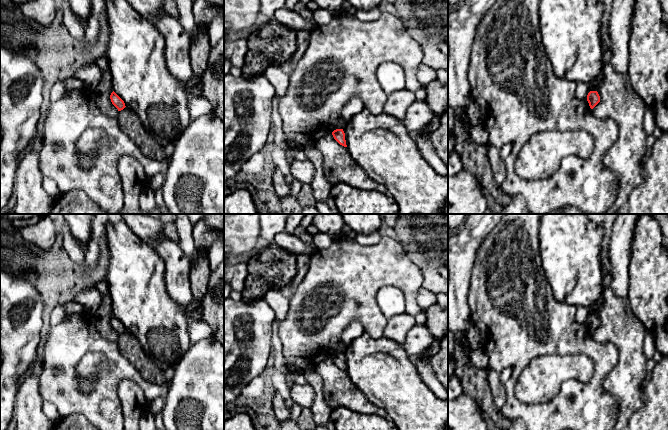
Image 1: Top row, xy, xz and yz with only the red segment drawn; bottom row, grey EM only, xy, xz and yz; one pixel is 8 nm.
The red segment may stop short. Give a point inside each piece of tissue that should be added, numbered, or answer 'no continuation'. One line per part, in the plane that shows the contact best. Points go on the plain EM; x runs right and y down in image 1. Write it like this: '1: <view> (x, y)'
no continuation

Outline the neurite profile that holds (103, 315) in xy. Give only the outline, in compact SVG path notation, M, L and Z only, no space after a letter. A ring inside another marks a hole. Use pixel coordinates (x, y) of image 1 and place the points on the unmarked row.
M109 294L104 295L101 305L94 314L97 320L97 328L101 334L110 341L117 341L118 333L112 328L110 319L113 316L112 302Z

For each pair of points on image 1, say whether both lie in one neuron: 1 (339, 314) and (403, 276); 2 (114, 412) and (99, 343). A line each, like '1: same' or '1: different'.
1: same
2: same

